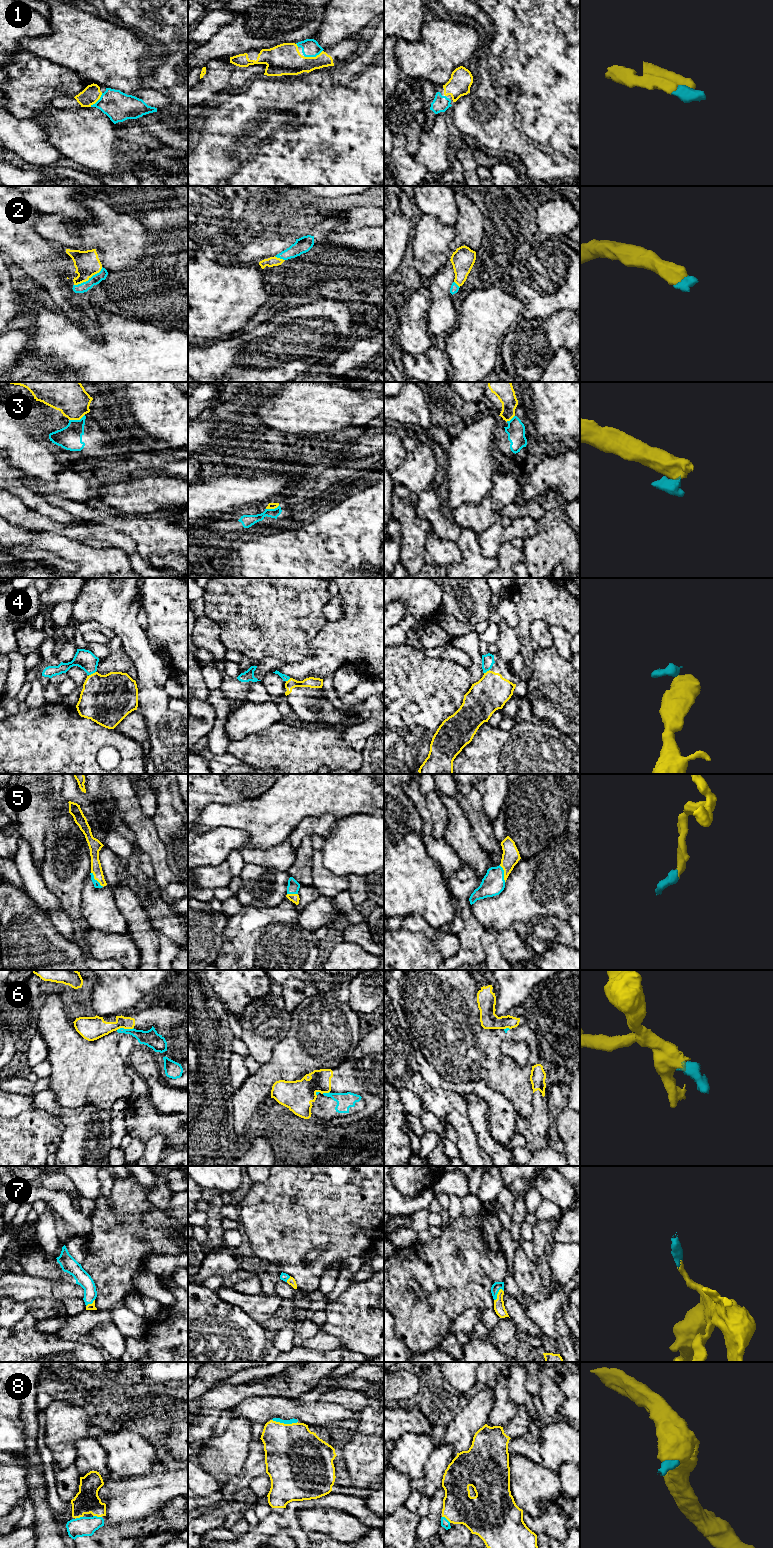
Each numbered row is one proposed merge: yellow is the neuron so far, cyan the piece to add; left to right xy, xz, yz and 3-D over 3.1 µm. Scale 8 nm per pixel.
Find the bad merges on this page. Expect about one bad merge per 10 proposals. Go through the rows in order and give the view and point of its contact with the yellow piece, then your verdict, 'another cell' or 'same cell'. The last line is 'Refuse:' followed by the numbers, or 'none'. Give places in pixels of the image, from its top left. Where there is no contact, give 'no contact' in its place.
1: meets yellow in xz at (313, 57); same cell
2: meets yellow in xy at (88, 279); same cell
3: meets yellow in xy at (76, 419); another cell
4: meets yellow in xy at (93, 673); same cell
5: meets yellow in xy at (96, 879); same cell
6: meets yellow in xy at (125, 1028); same cell
7: meets yellow in yz at (497, 1294); same cell
8: meets yellow in xz at (285, 1424); same cell
Refuse: 3

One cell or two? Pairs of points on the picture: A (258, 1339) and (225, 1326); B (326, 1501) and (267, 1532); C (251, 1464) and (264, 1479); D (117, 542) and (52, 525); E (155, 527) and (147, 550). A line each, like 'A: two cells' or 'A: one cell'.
A: one cell
B: one cell
C: two cells
D: one cell
E: one cell

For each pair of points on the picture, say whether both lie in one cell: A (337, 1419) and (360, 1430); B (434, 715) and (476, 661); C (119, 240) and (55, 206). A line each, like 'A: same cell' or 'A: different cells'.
A: different cells
B: different cells
C: different cells

